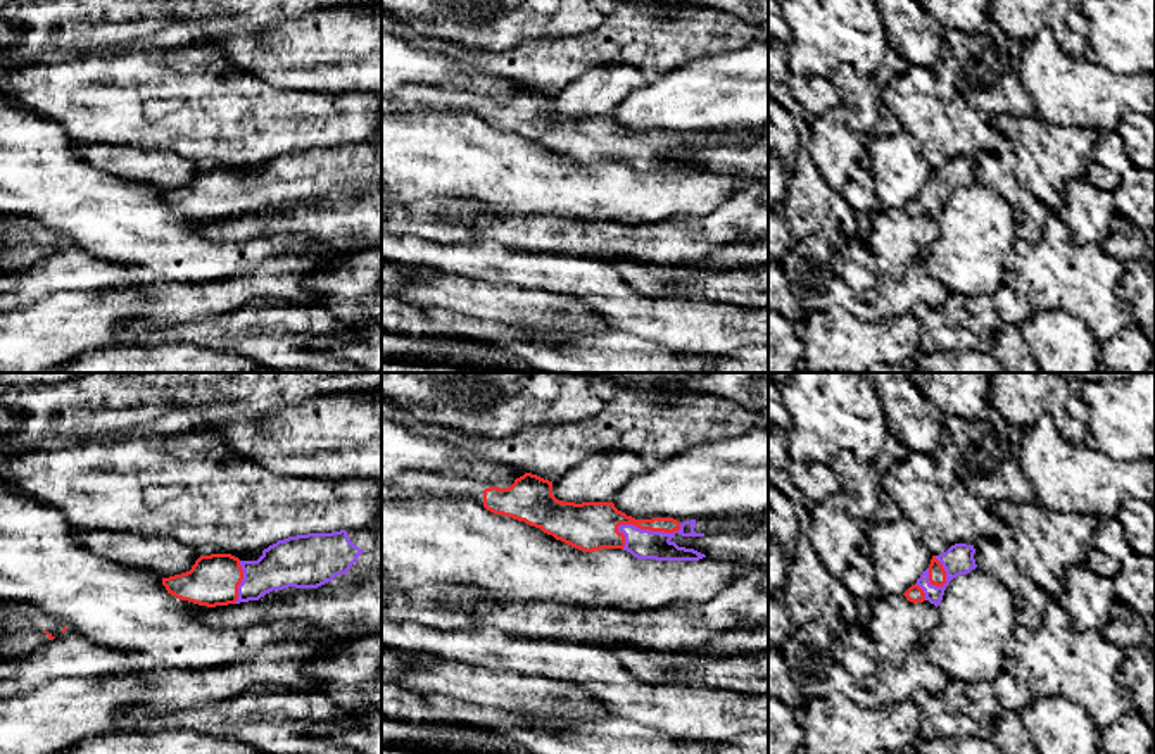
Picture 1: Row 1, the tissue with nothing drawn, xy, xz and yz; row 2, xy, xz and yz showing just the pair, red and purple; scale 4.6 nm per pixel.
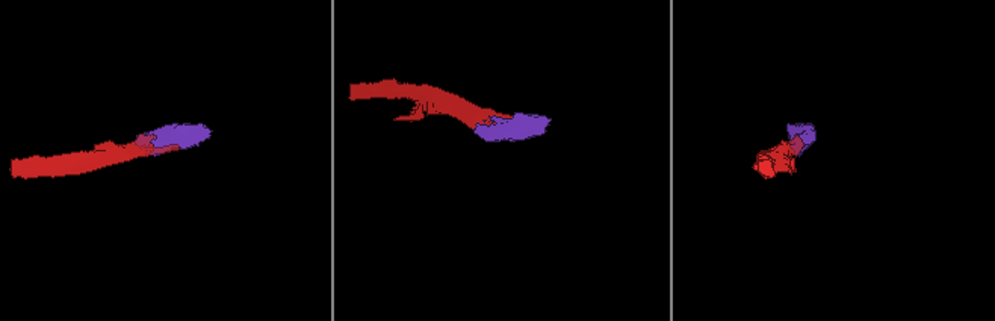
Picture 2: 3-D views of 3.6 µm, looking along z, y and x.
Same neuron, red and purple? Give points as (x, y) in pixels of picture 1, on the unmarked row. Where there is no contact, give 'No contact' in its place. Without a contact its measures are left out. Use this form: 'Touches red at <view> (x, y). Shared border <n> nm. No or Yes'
Touches red at xz (650, 142). Shared border 300 nm. Yes

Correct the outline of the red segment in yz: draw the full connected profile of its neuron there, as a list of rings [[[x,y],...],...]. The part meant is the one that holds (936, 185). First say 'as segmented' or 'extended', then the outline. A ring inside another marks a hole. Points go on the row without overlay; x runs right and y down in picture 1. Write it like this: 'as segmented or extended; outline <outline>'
extended; outline [[[955,157],[946,166],[932,169],[929,181],[903,209],[913,217],[929,214],[937,221],[950,195],[977,181],[974,167],[974,159]]]

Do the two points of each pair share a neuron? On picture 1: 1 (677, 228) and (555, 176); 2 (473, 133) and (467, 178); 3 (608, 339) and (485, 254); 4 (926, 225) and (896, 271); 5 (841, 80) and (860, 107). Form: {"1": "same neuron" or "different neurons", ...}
{"1": "different neurons", "2": "same neuron", "3": "different neurons", "4": "same neuron", "5": "same neuron"}

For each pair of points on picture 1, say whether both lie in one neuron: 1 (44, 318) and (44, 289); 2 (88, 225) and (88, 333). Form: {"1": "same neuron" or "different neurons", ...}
{"1": "different neurons", "2": "different neurons"}

